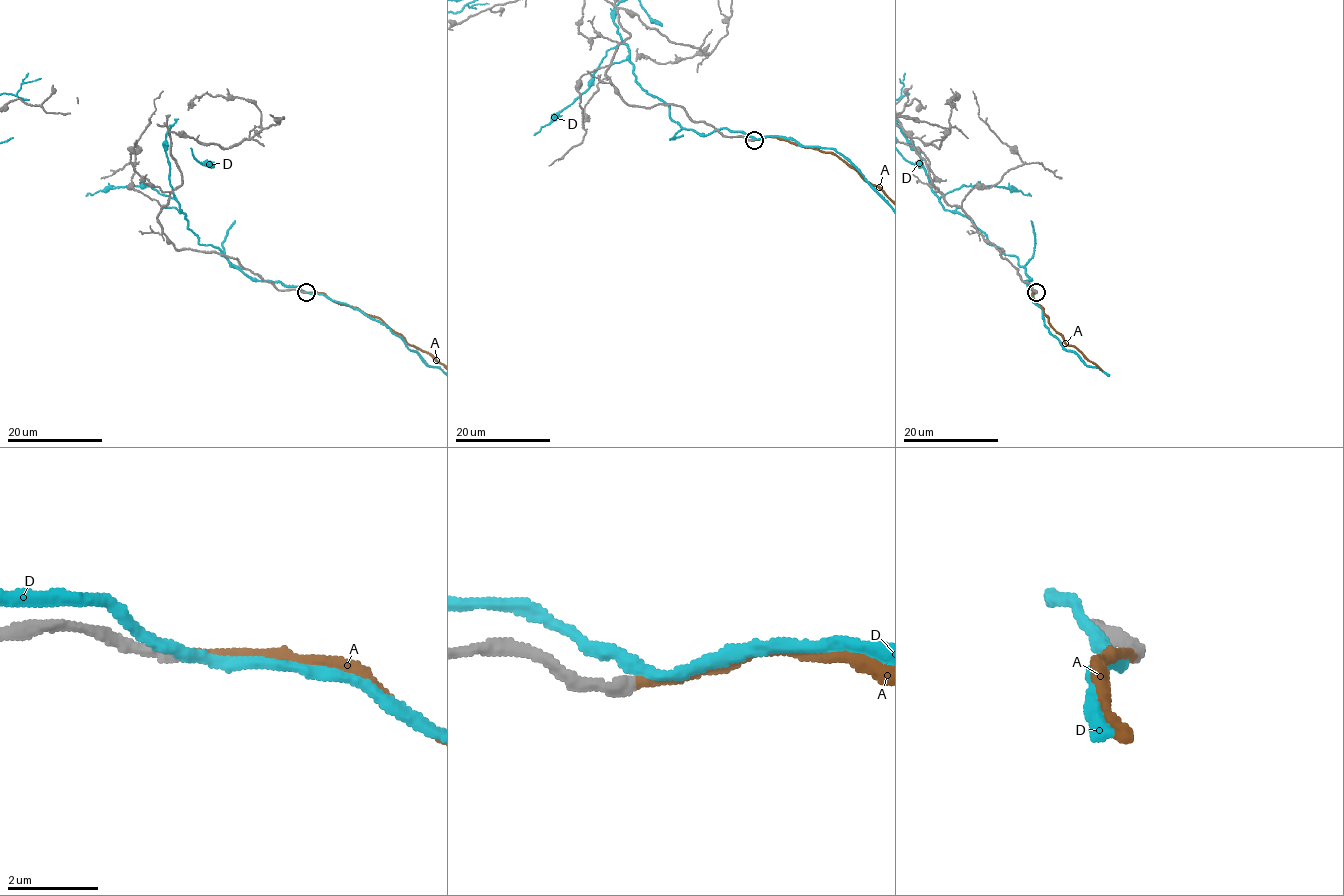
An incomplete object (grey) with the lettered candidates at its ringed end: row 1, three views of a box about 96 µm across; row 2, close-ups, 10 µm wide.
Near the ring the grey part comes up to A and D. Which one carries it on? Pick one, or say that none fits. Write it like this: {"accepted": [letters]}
{"accepted": ["A"]}

